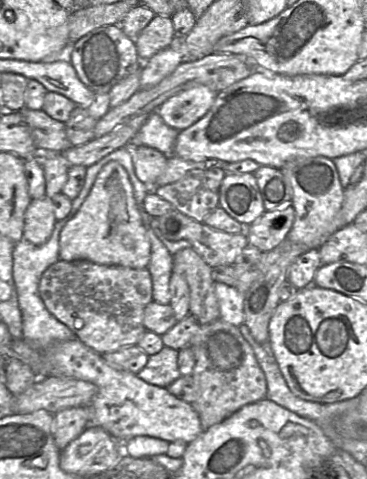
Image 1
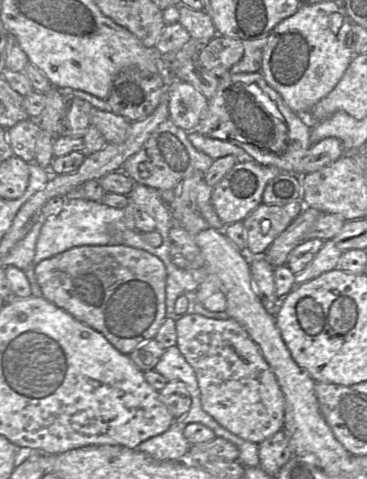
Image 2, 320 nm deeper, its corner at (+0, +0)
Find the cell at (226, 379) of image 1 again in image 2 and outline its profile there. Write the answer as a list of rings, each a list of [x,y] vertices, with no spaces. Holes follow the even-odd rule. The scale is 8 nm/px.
[[[187,312],[176,318],[176,346],[196,374],[202,409],[243,440],[261,443],[283,429],[285,399],[276,376],[247,331],[235,320],[217,320]]]

